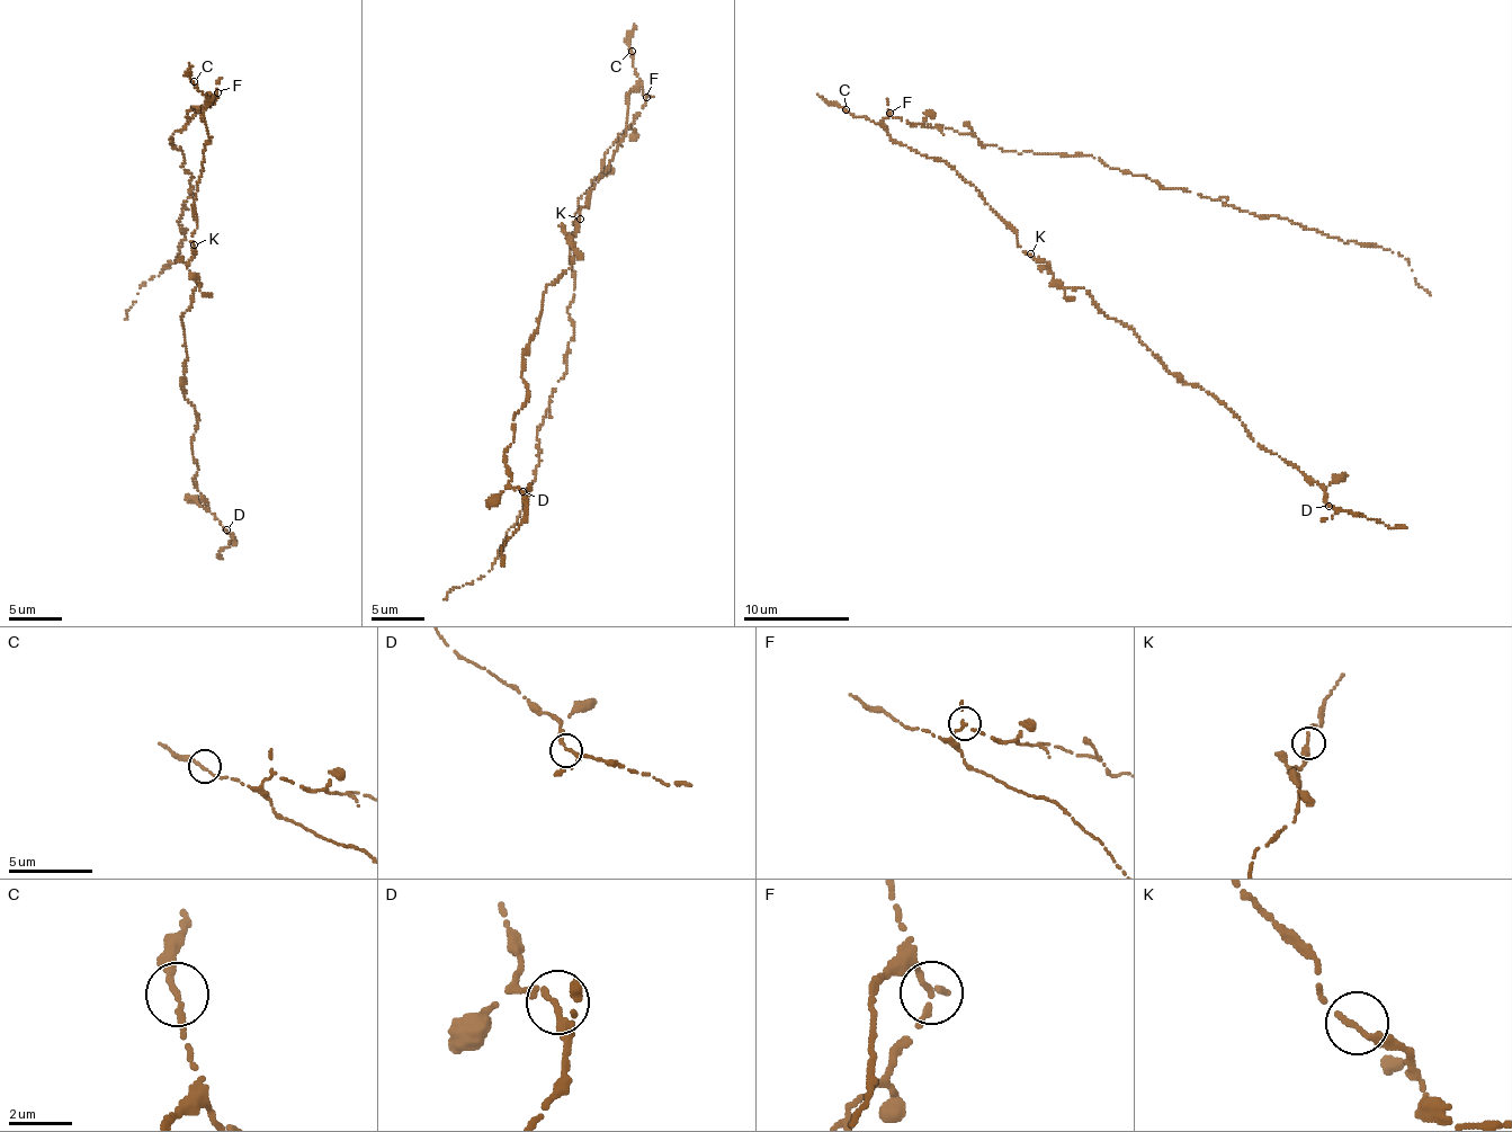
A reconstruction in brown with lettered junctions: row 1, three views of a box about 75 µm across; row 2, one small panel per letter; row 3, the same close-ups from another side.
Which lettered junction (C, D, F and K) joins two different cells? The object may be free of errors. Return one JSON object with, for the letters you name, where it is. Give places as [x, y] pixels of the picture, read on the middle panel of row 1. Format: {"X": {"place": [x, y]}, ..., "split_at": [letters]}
{"F": {"place": [646, 97]}, "split_at": ["F"]}

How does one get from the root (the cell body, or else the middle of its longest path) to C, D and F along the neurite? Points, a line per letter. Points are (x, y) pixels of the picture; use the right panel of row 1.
C: (905, 145), (893, 140), (878, 124), (864, 116), (853, 117), (846, 109)
D: (905, 145), (948, 163), (1022, 251), (1216, 397), (1329, 506)
F: (905, 145), (893, 140), (887, 132), (883, 121), (891, 113)

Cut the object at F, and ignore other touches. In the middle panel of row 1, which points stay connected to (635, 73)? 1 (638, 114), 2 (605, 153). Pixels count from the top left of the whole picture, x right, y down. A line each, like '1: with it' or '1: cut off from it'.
1: cut off from it
2: cut off from it

